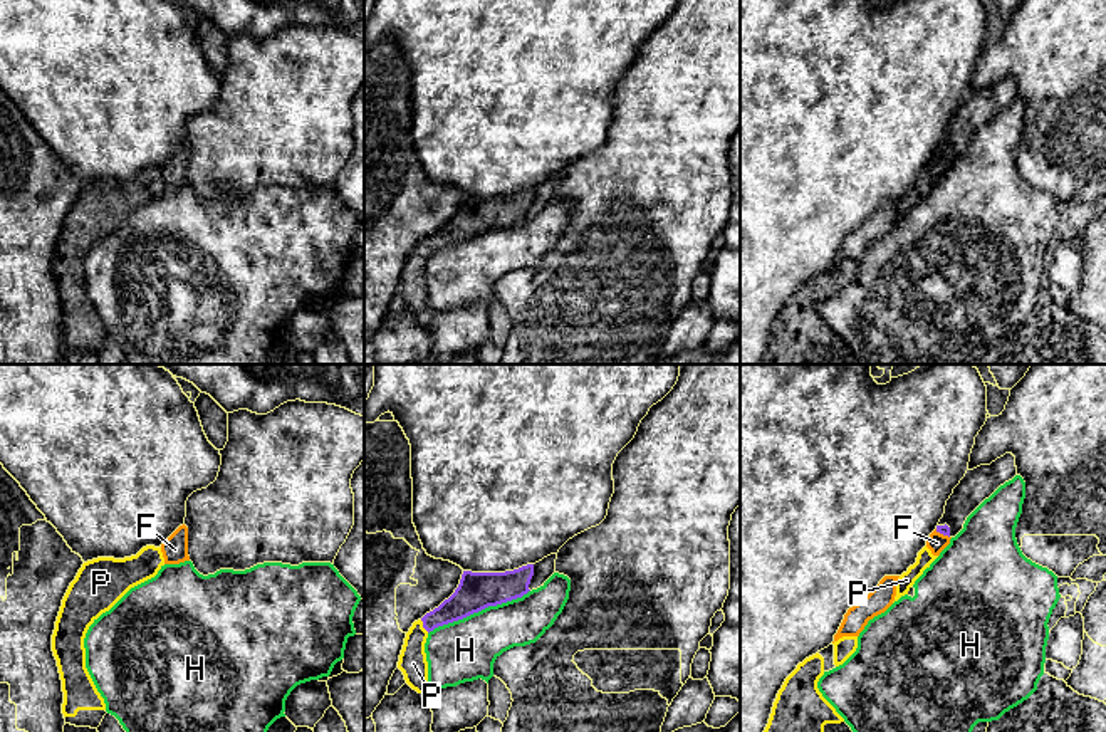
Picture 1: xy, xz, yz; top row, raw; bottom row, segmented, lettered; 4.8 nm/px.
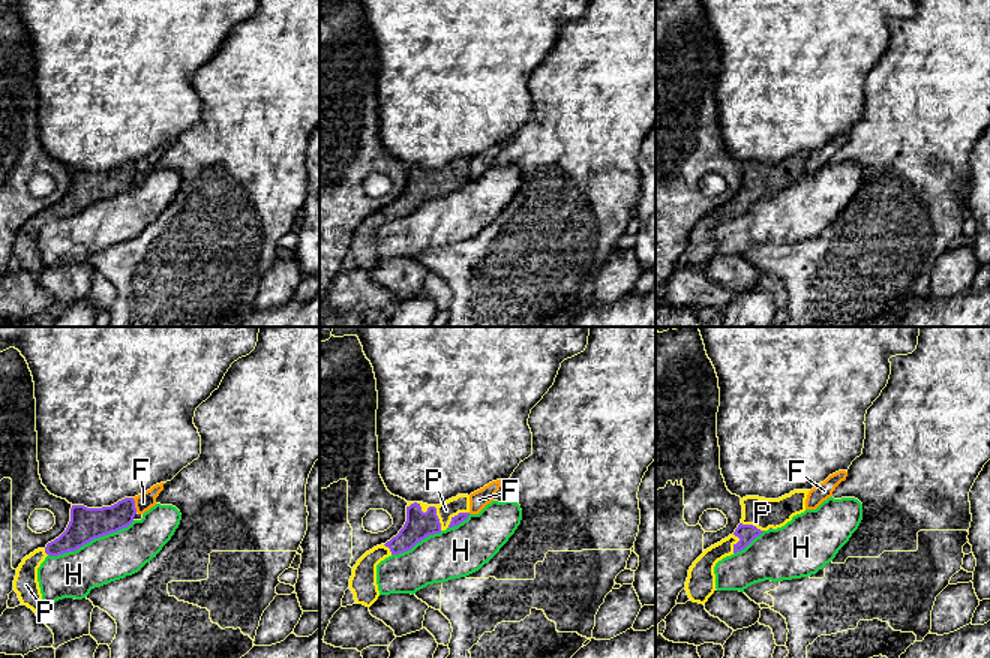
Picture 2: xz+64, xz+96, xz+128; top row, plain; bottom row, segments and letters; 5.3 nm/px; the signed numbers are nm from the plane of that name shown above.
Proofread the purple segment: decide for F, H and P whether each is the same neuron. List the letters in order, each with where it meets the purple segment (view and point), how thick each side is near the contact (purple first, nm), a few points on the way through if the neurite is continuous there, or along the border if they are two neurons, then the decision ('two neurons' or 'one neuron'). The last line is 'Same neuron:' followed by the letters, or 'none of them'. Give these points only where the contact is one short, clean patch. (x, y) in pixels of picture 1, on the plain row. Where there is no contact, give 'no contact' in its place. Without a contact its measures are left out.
F: yz (942, 156) | 50/90 nm | along yz (935, 153), (949, 162) | two neurons
H: xz (479, 234) | 180/300 nm | two neurons
P: xz (423, 250) | 140/130 nm | one neuron
Same neuron: P

